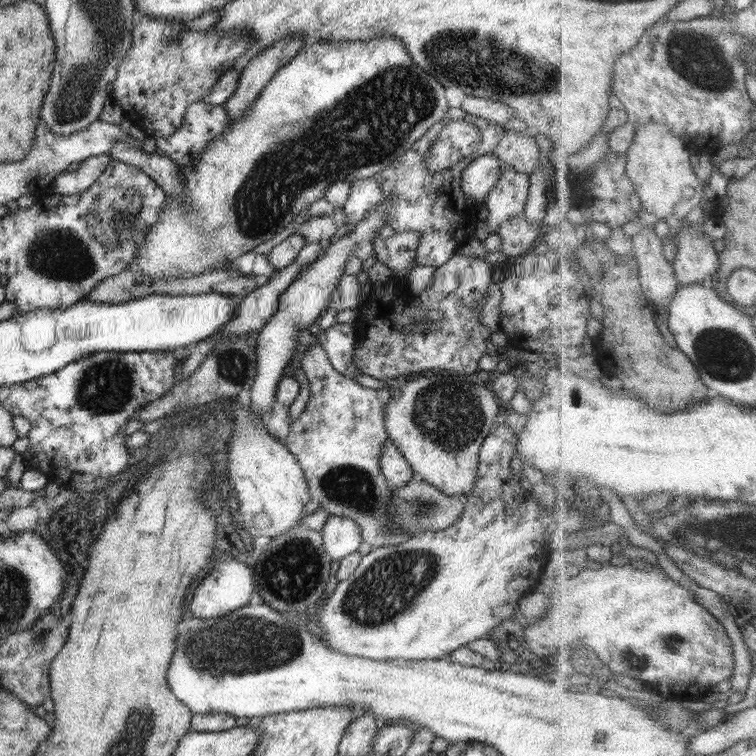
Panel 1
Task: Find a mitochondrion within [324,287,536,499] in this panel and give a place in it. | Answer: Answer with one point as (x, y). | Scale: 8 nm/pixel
(450, 415)

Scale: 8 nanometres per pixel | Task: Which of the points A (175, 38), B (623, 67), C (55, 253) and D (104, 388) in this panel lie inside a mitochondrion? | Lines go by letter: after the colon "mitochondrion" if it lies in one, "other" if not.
A: mitochondrion
B: other
C: mitochondrion
D: mitochondrion

